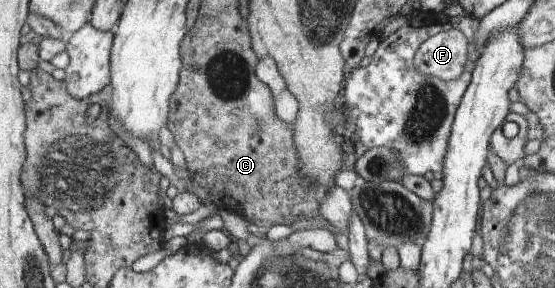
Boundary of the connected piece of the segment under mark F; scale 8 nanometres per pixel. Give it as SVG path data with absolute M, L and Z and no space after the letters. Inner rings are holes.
M461 30L431 35L415 57L416 69L446 81L457 80L468 69L468 39Z

